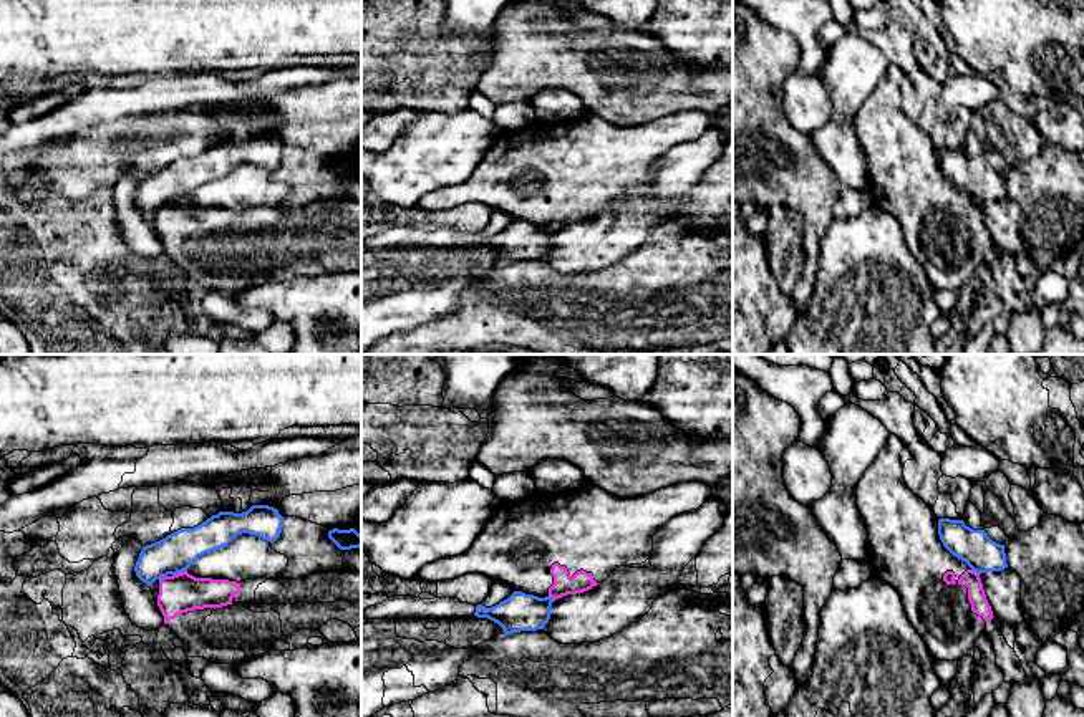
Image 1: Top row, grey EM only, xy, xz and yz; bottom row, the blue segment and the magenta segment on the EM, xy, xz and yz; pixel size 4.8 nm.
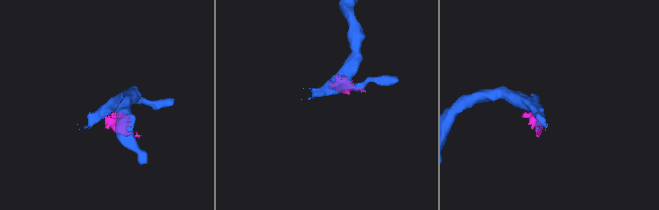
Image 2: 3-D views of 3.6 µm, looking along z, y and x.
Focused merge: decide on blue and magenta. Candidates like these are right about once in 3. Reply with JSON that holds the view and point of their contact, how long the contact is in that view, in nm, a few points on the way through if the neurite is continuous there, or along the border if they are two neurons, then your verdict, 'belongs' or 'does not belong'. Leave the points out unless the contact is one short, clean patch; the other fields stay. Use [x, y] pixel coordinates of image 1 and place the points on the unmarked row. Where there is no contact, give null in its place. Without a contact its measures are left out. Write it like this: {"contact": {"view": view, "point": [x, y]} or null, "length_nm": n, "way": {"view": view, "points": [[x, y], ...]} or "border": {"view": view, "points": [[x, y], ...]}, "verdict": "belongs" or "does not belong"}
{"contact": {"view": "xy", "point": [179, 201]}, "length_nm": 80, "border": {"view": "xy", "points": [[186, 197], [173, 204]]}, "verdict": "does not belong"}

